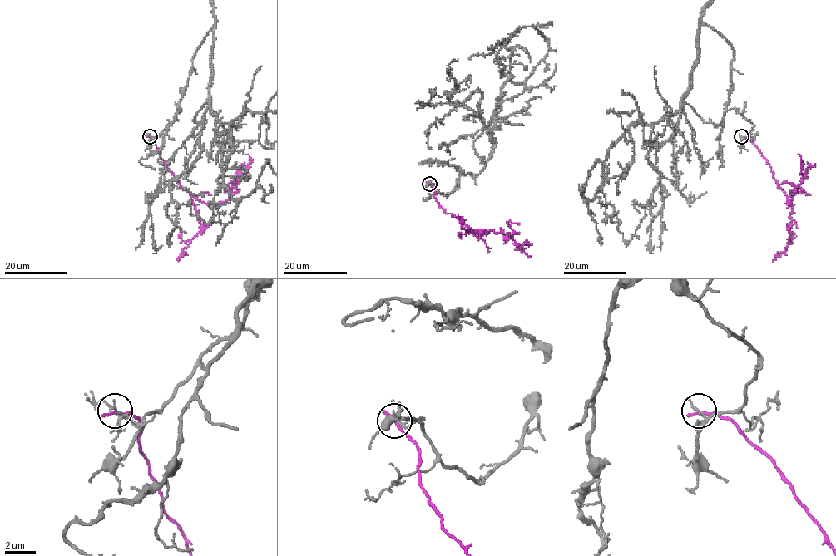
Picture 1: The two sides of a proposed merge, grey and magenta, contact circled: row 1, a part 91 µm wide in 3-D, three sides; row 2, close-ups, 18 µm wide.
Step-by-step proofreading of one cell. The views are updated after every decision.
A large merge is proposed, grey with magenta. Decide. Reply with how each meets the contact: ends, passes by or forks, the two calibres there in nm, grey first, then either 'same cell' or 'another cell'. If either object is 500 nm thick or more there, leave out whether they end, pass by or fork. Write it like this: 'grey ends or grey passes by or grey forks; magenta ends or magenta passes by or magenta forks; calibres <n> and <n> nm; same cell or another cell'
grey ends; magenta ends; calibres 160 and 220 nm; another cell

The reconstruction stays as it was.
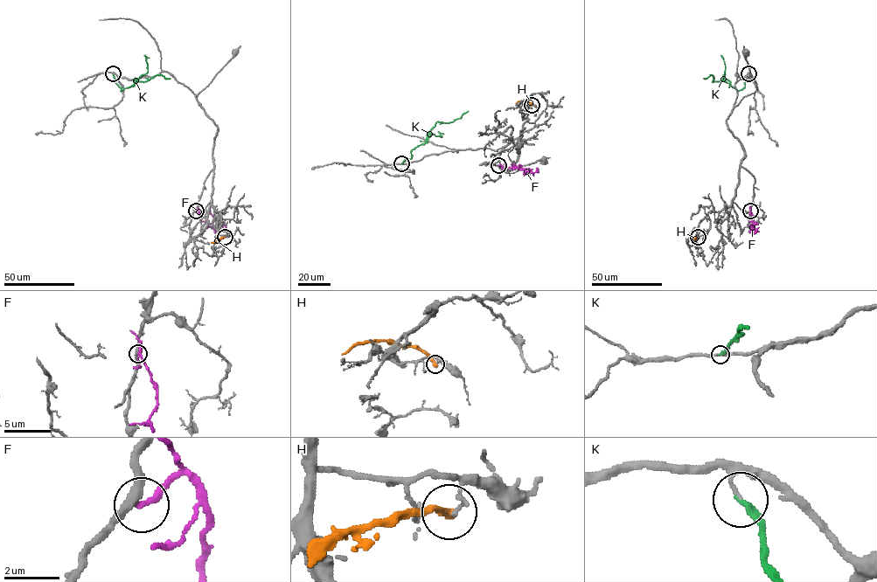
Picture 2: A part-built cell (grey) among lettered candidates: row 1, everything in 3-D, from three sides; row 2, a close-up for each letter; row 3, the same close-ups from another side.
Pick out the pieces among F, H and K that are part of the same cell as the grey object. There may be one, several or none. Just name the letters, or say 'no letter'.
no letter

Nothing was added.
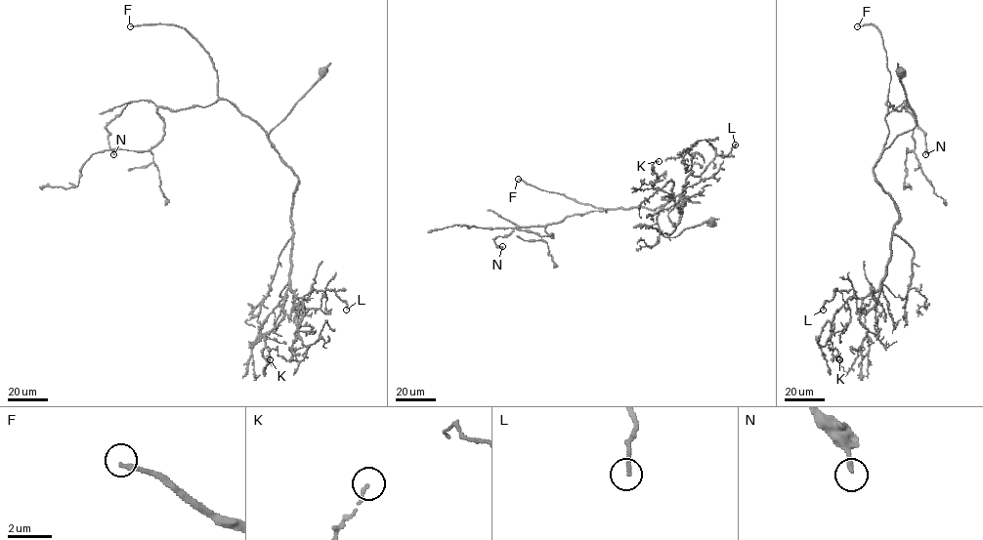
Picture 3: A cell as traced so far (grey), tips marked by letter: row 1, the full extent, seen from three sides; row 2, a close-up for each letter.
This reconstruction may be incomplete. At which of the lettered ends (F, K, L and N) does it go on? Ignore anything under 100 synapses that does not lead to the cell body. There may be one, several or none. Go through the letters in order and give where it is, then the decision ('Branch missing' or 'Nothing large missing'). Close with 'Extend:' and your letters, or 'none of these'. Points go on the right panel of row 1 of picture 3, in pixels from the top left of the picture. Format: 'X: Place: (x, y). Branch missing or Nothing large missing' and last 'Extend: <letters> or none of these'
F: Place: (857, 26). Branch missing
K: Place: (839, 359). Nothing large missing
L: Place: (823, 310). Nothing large missing
N: Place: (925, 154). Nothing large missing
Extend: F

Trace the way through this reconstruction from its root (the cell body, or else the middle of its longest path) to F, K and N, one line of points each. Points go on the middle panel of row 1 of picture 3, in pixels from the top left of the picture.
F: (711, 222), (665, 237), (657, 224), (662, 205), (655, 210), (631, 207), (606, 212), (518, 179)
K: (711, 222), (662, 233), (660, 210), (686, 197), (679, 221), (673, 183), (653, 186), (659, 161)
N: (711, 222), (665, 237), (657, 224), (662, 205), (607, 208), (516, 228), (494, 239), (502, 246)

